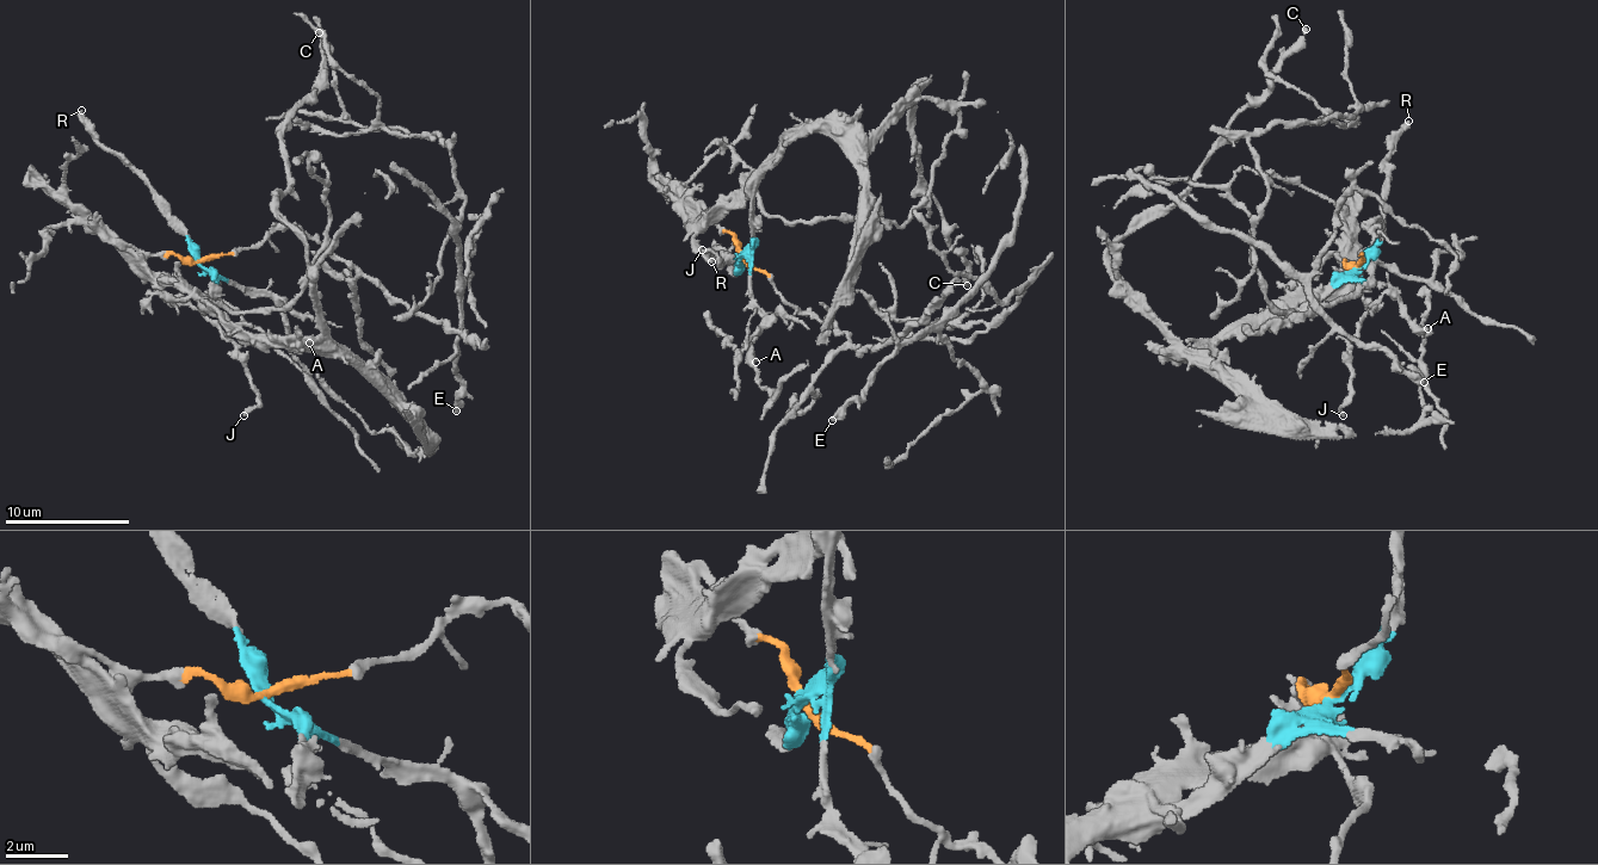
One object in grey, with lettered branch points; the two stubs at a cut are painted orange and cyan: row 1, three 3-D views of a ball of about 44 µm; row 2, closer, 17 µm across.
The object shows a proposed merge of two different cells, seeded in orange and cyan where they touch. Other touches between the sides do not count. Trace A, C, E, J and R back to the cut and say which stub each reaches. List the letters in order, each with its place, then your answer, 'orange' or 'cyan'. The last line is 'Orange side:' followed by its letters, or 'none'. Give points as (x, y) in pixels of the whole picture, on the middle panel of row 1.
A: (756, 362) | cyan
C: (967, 285) | cyan
E: (832, 420) | orange
J: (702, 249) | orange
R: (711, 261) | cyan
Orange side: E, J

